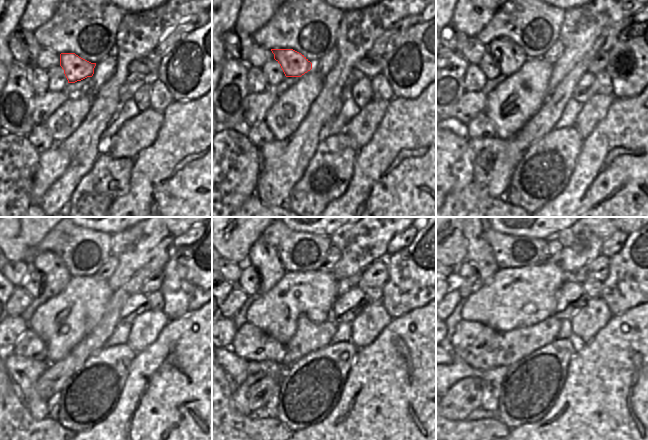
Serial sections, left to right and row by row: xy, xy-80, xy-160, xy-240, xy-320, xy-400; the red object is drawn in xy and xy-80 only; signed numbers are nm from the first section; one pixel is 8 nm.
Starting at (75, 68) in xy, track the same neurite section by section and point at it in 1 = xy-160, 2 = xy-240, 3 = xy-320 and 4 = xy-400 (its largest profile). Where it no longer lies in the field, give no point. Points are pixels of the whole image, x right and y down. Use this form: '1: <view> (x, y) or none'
1: xy-160 (510, 57)
2: xy-240 (55, 273)
3: xy-320 (263, 257)
4: xy-400 (479, 253)

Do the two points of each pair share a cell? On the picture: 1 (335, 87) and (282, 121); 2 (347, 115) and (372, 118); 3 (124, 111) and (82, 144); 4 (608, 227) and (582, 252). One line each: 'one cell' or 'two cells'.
1: two cells
2: two cells
3: two cells
4: one cell

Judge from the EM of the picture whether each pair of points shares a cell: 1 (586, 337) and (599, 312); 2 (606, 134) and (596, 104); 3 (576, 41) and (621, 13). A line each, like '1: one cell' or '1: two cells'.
1: one cell
2: two cells
3: one cell

